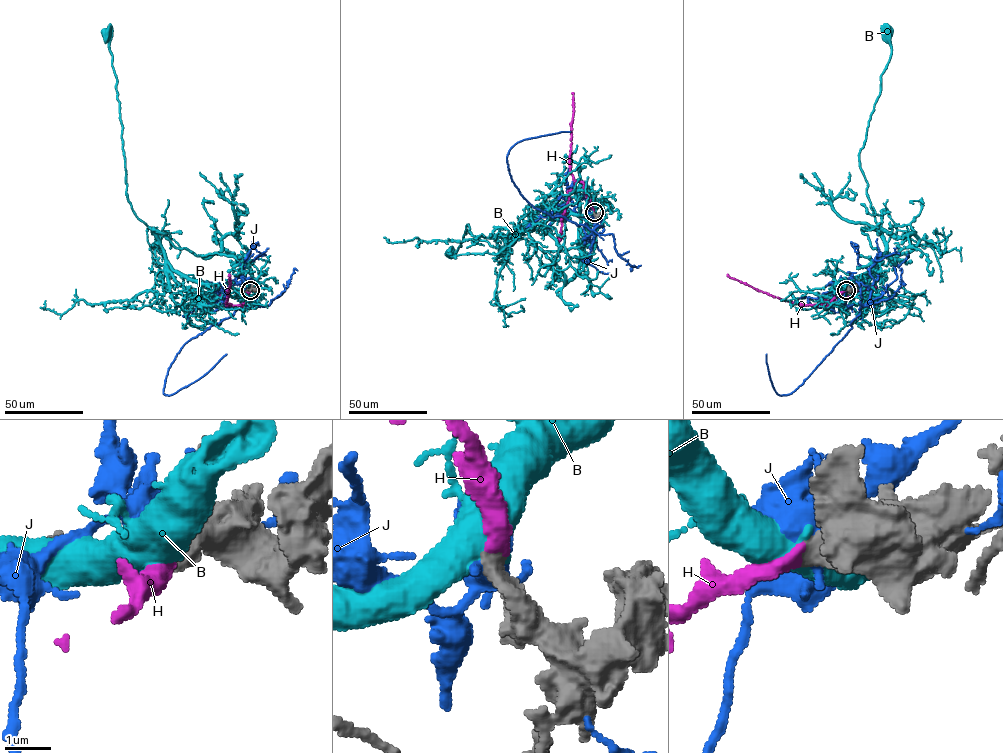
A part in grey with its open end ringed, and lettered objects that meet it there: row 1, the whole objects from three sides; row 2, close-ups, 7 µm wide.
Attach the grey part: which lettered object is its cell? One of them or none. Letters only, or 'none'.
H

